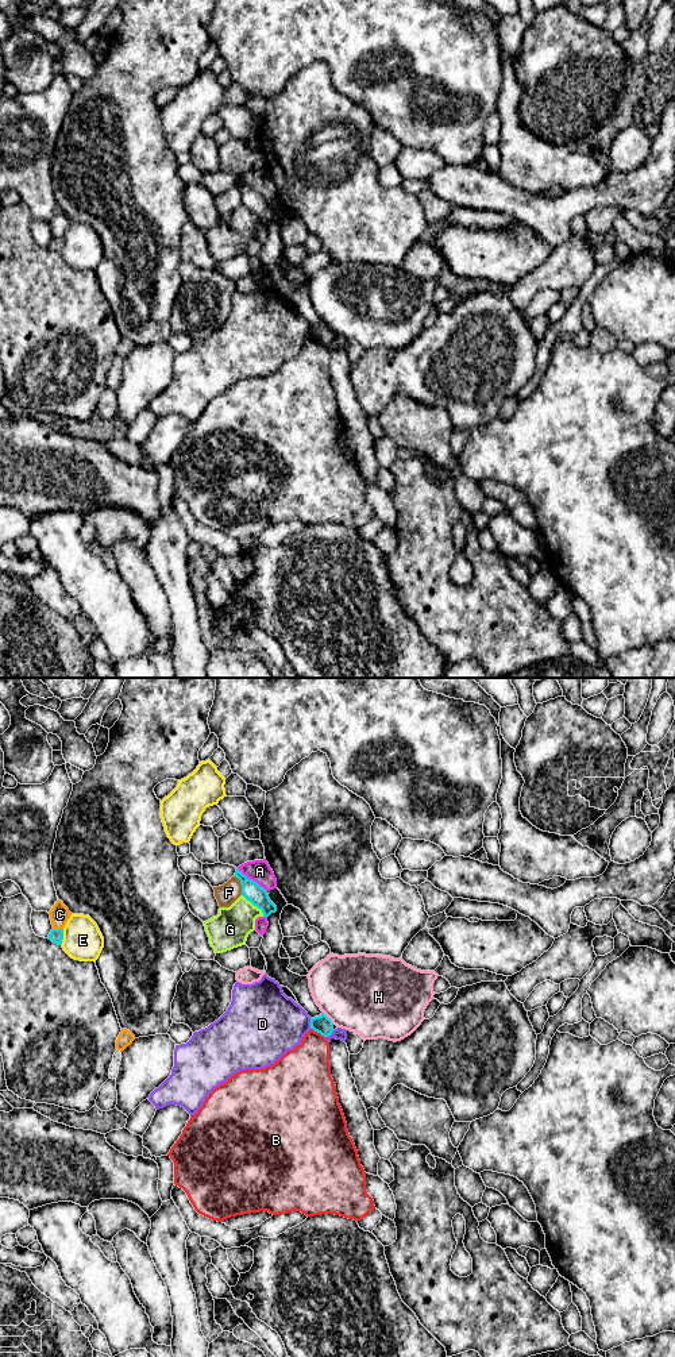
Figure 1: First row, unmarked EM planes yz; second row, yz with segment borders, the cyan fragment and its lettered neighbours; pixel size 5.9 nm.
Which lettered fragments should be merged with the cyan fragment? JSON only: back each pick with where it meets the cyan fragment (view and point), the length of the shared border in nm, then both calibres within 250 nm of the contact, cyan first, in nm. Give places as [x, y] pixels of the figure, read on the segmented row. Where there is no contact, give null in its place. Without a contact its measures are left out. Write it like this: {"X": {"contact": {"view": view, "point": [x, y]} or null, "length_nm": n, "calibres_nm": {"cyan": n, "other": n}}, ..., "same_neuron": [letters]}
{"same_neuron": []}

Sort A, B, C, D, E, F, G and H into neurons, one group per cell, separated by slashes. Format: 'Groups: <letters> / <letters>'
Groups: A / B / C / D / E / F / G / H

